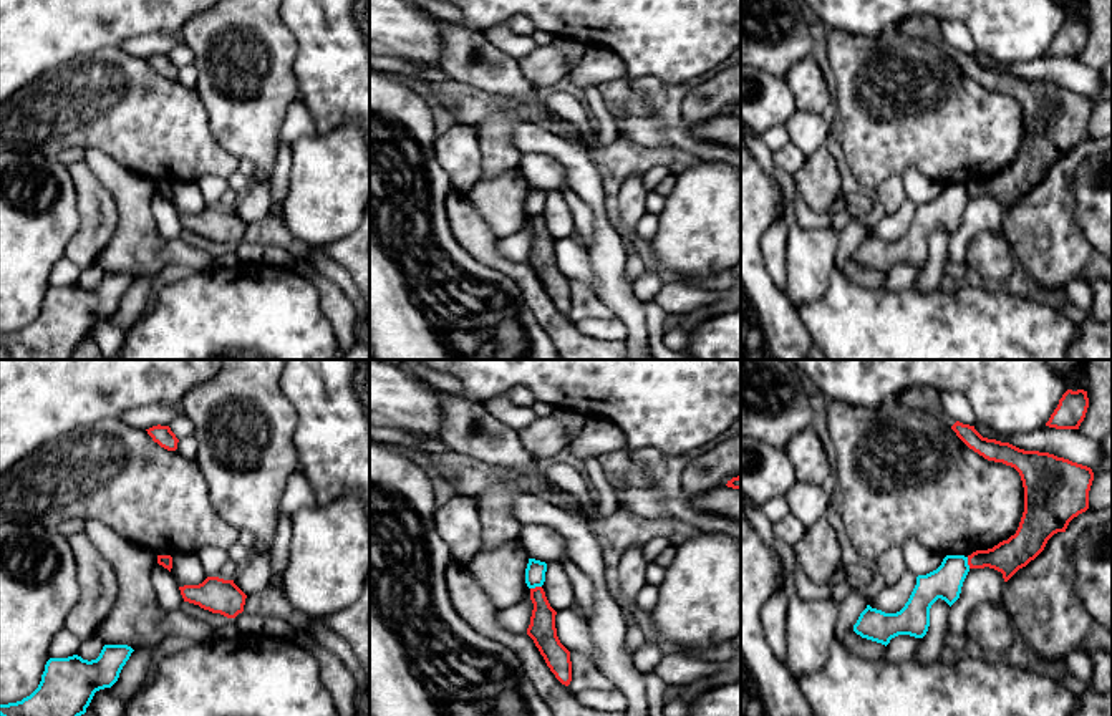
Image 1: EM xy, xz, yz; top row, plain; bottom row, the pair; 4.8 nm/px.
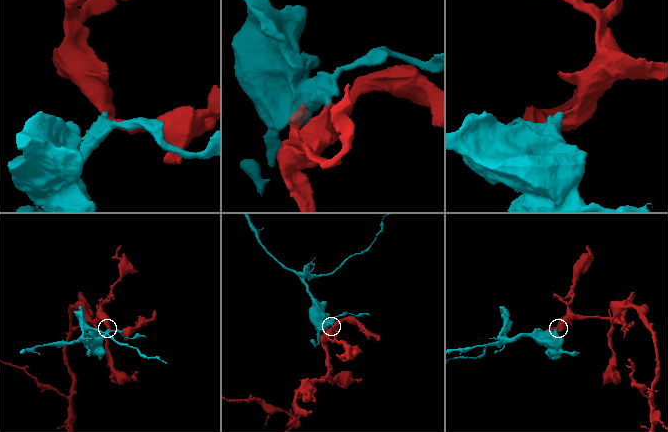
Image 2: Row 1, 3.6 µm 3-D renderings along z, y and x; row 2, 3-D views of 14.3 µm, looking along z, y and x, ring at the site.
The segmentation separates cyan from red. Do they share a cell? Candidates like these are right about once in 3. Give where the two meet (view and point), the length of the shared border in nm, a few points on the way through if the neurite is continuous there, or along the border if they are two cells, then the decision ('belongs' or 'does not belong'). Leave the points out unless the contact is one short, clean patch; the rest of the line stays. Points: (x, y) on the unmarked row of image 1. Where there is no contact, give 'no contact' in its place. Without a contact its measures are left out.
xz (536, 214) | 60 nm | along xz (541, 214), (531, 217) | does not belong

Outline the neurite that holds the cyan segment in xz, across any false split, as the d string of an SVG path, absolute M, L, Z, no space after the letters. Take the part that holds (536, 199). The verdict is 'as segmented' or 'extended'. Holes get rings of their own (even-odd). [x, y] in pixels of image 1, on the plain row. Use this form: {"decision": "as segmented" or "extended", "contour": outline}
{"decision": "as segmented", "contour": "M529 187L527 197L525 197L525 212L529 217L542 215L545 210L545 201L547 201L547 192Z"}

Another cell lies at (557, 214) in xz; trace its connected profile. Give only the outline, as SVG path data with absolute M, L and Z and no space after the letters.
M562 189L547 192L545 210L542 214L550 235L558 240L573 232L573 215L562 194Z

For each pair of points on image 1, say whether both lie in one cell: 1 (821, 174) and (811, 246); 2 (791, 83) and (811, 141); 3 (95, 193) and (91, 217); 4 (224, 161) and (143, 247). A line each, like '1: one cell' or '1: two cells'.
1: two cells
2: one cell
3: one cell
4: two cells

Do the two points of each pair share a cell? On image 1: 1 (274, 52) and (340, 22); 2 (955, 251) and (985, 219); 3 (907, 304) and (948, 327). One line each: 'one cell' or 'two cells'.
1: two cells
2: one cell
3: one cell

